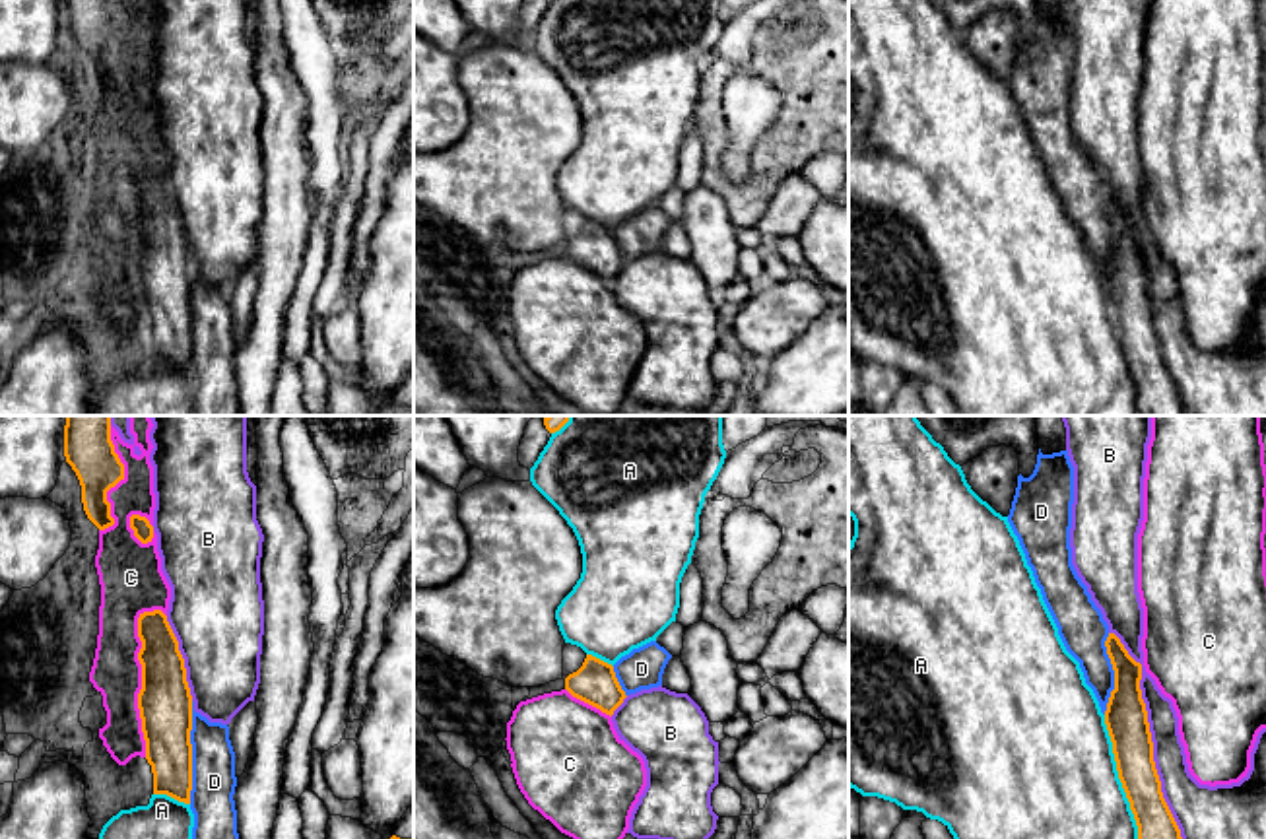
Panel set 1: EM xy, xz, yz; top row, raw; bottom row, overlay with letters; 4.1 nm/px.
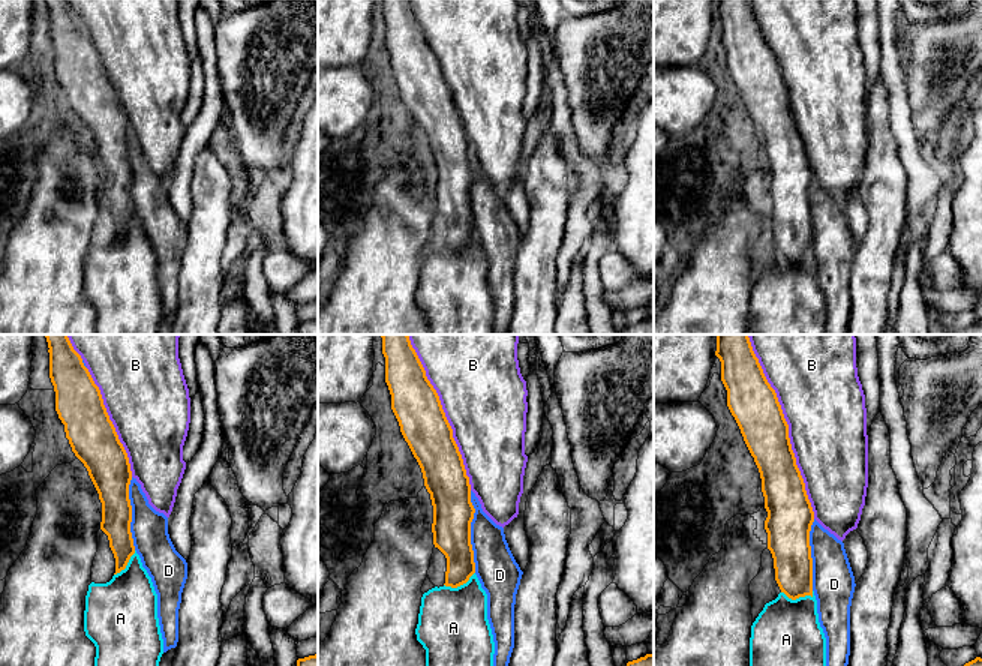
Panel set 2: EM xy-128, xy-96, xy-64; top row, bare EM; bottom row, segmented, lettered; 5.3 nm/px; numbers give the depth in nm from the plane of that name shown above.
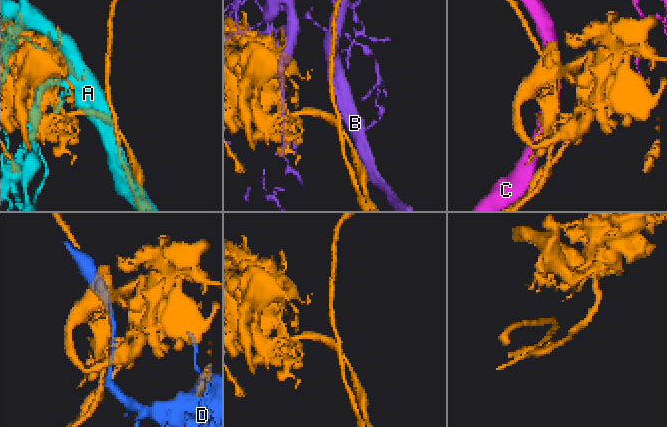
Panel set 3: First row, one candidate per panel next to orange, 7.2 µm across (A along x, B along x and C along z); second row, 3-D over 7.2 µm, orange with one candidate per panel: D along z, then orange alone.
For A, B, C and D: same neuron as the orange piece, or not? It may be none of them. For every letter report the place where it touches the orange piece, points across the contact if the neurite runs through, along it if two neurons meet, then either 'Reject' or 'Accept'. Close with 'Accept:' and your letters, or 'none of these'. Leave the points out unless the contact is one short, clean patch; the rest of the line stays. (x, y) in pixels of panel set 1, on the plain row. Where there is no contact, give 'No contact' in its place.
A: Touches orange at yz (1121, 346). Reject
B: Touches orange at yz (1150, 305). Reject
C: Touches orange at xy (142, 241). Reject
D: Touches orange at xy (191, 317). Accept
Accept: D

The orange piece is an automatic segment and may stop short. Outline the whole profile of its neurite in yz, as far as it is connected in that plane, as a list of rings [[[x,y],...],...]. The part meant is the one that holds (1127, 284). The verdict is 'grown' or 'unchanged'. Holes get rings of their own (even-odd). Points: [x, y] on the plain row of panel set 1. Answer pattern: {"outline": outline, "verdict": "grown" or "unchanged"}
{"outline": [[[1039,14],[1029,43],[1017,41],[1017,52],[1008,87],[1019,105],[1027,130],[1041,153],[1043,165],[1058,192],[1066,216],[1080,227],[1085,249],[1093,254],[1113,307],[1118,344],[1138,390],[1138,416],[1184,416],[1181,394],[1163,363],[1153,326],[1153,307],[1142,264],[1142,229],[1136,227],[1120,204],[1109,196],[1101,175],[1072,130],[1070,93],[1074,68],[1074,31],[1068,16],[1043,19]]], "verdict": "grown"}

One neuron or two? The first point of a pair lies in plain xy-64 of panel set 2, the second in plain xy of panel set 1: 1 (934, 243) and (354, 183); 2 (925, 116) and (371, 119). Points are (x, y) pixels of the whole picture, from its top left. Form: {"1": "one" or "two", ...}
{"1": "two", "2": "two"}

